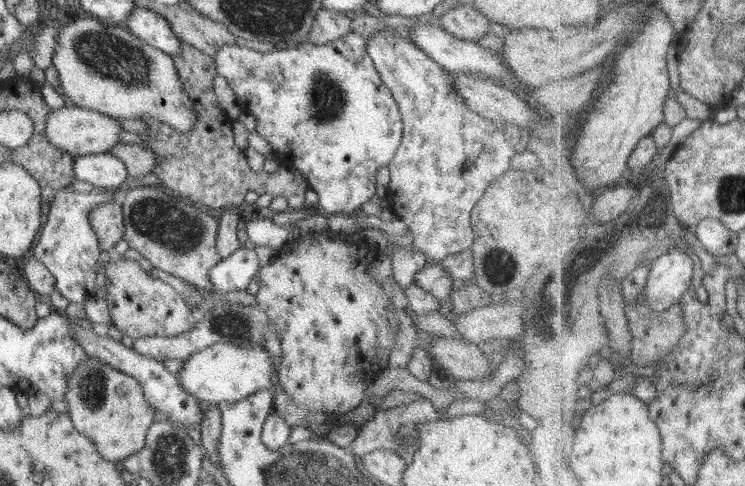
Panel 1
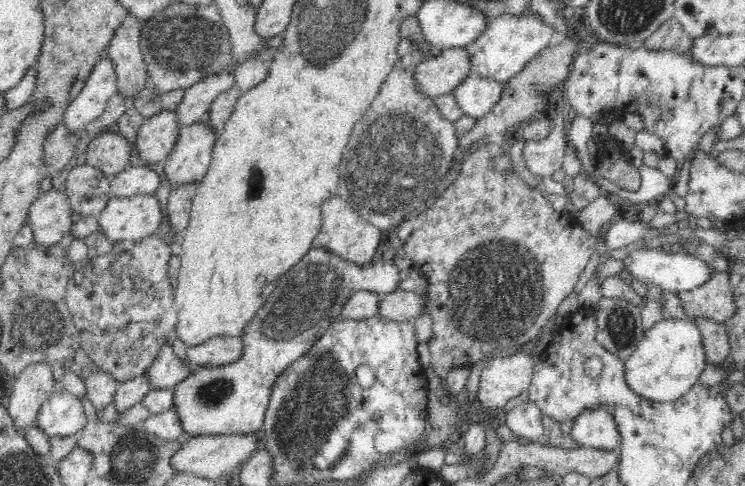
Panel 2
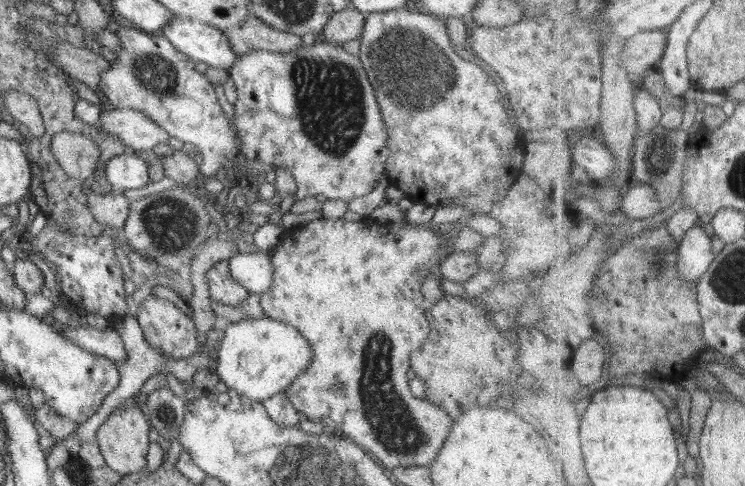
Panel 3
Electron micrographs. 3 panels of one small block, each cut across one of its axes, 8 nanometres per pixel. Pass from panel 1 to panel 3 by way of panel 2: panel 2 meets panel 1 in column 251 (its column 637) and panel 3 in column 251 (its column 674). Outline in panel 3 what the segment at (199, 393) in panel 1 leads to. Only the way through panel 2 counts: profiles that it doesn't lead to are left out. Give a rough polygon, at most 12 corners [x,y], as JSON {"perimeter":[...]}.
{"perimeter":[[268,316],[230,322],[216,374],[260,402],[313,361],[297,328]]}

